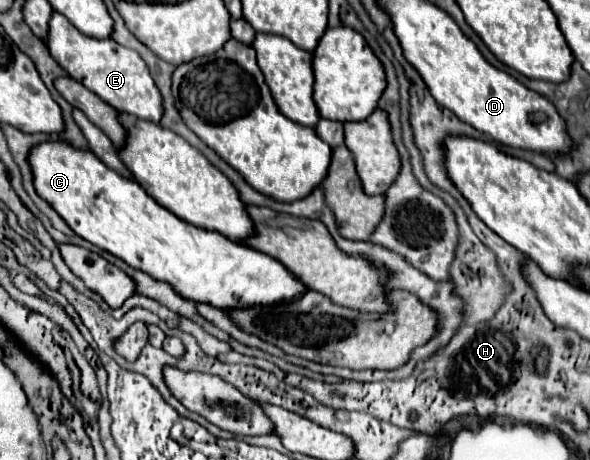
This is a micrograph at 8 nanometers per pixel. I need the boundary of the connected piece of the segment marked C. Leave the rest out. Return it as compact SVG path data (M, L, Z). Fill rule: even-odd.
M46 141L30 149L28 163L32 167L36 193L52 205L52 209L68 223L68 227L88 243L120 257L130 267L136 267L158 281L170 283L184 299L202 301L212 307L246 307L246 305L272 305L276 301L288 301L304 293L304 285L276 259L254 251L228 237L194 227L178 219L168 209L160 207L134 179L128 179L108 169L92 151L76 149L66 141Z

